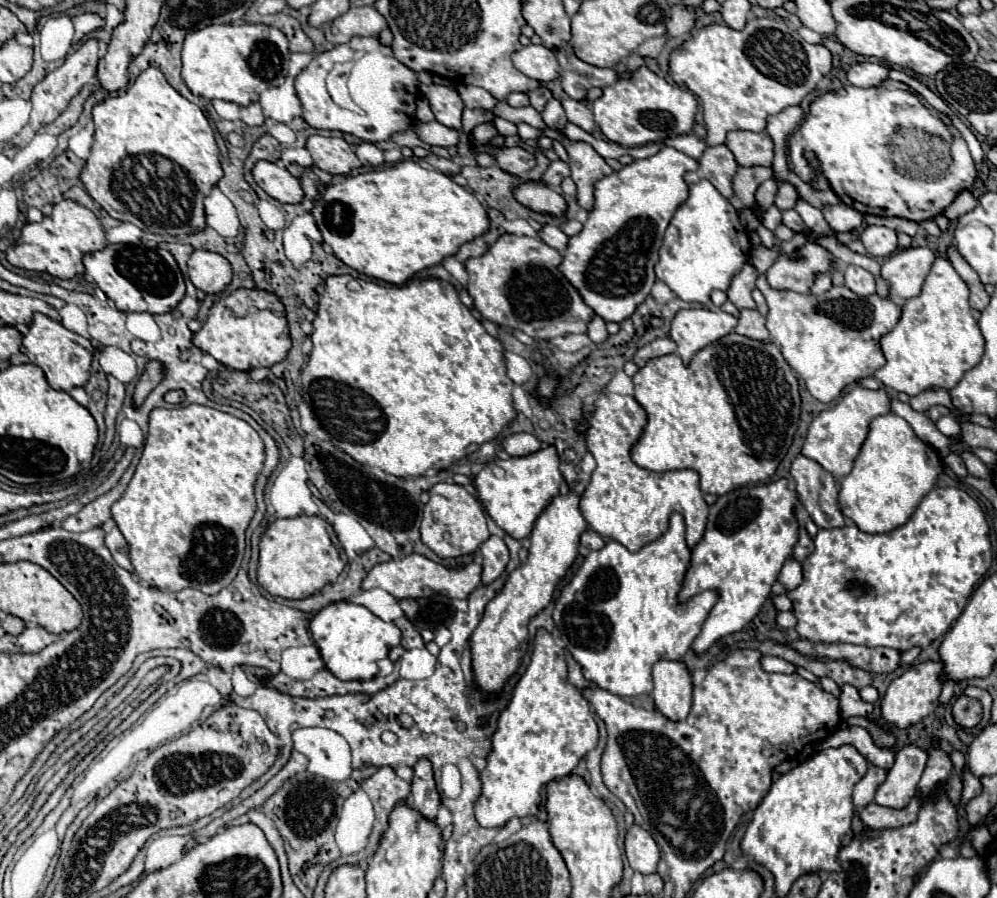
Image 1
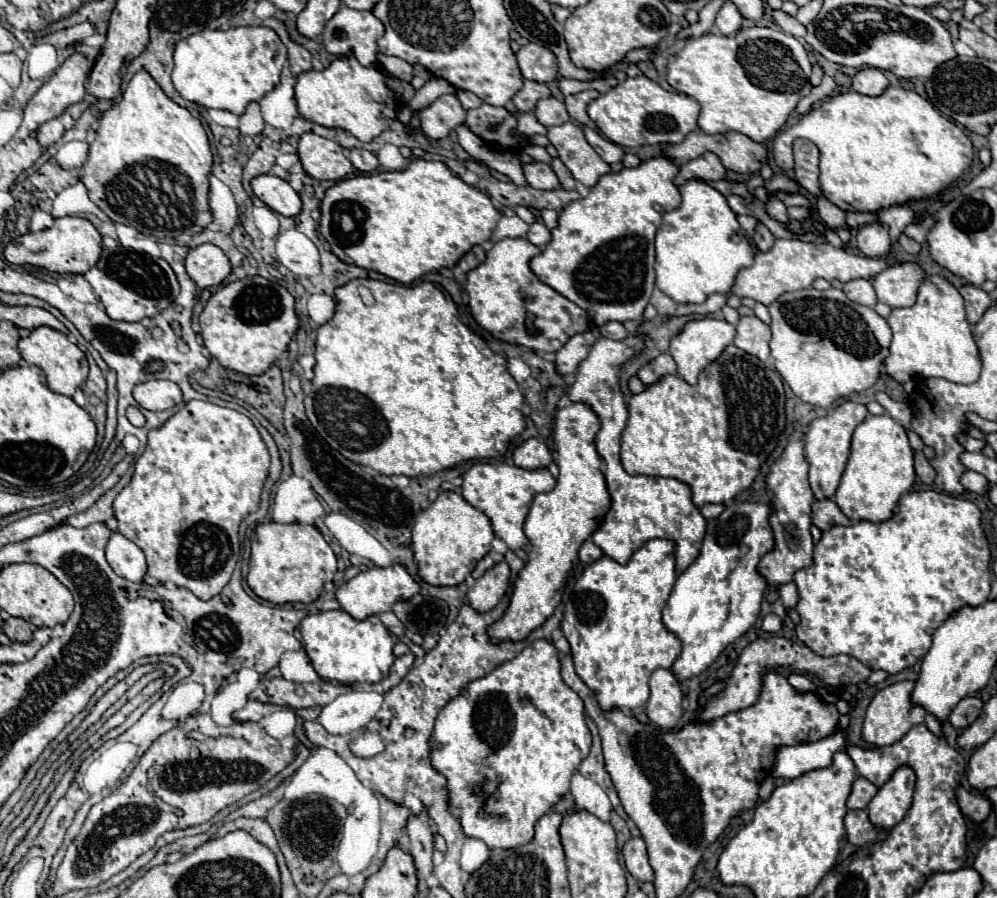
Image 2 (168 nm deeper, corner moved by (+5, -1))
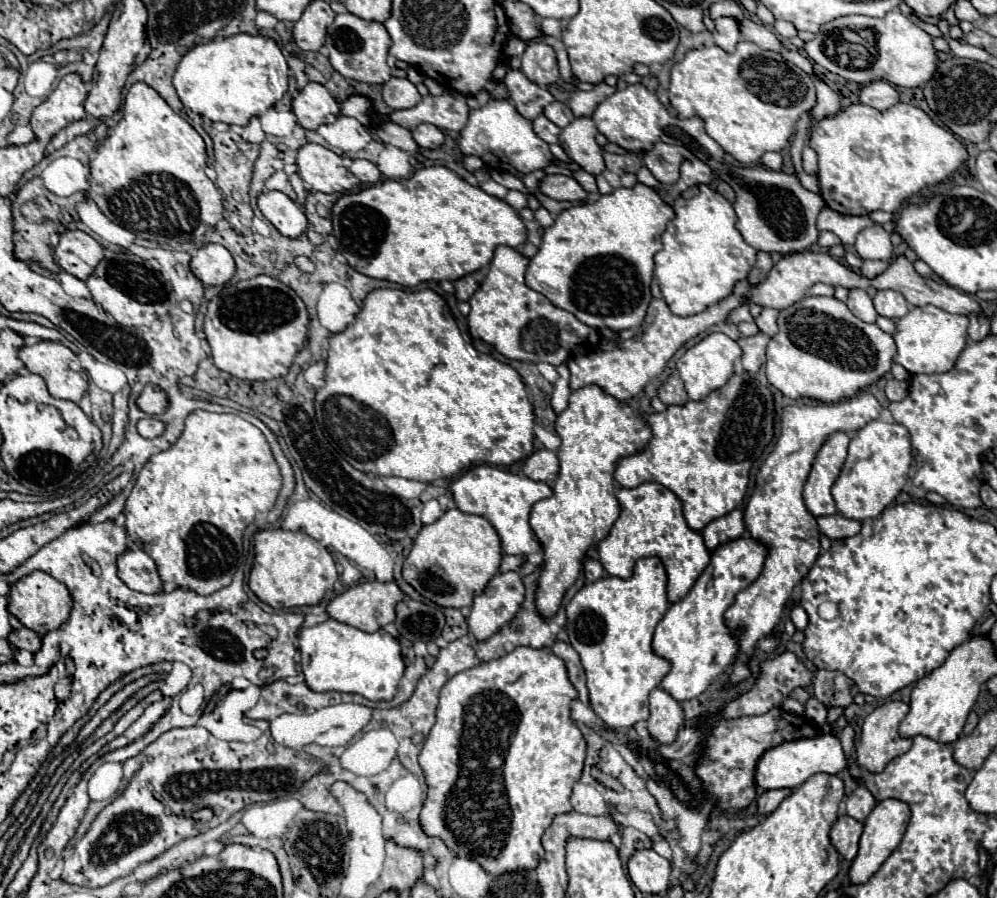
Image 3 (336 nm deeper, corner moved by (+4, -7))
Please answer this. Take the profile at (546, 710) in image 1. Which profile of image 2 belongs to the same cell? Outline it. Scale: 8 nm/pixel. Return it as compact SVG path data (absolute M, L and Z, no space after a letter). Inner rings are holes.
M536 640L532 642L530 646L524 648L524 652L520 652L520 656L516 656L514 660L502 664L500 668L496 668L494 672L490 672L488 676L472 682L464 694L456 696L454 700L450 700L442 712L438 714L436 718L436 728L434 728L434 734L432 734L432 740L440 742L442 748L440 750L432 750L432 766L442 772L448 780L448 792L450 792L450 798L448 798L448 804L452 808L460 808L460 824L462 824L462 830L466 836L470 838L480 838L484 840L490 848L518 848L520 844L528 844L528 840L532 840L534 836L534 824L540 816L544 816L554 802L558 802L570 788L570 778L572 774L578 770L580 762L588 756L590 752L590 744L592 744L592 736L590 736L590 730L586 726L586 716L584 716L584 704L580 700L580 696L568 688L564 684L564 680L560 678L560 658L558 658L558 652L554 648L554 644L550 640Z

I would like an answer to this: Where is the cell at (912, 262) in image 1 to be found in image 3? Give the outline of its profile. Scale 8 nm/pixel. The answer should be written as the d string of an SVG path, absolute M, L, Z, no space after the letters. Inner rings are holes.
M881 290L873 296L873 306L879 316L899 320L909 312L909 306L903 298L903 294L897 294L895 290Z

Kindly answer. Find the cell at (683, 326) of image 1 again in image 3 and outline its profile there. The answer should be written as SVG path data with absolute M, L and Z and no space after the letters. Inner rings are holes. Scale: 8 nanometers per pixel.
M721 332L709 334L699 344L689 348L677 362L677 370L679 370L681 380L685 382L685 390L689 394L689 400L695 400L695 402L703 400L709 392L723 388L727 384L727 380L731 378L731 374L735 370L735 362L741 358L741 354L743 352L741 352L739 344Z

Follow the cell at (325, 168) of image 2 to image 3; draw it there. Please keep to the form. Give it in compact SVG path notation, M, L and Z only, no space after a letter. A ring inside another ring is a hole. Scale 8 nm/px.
M305 144L299 148L297 168L299 176L313 192L343 194L359 184L359 180L343 166L343 158L319 144Z

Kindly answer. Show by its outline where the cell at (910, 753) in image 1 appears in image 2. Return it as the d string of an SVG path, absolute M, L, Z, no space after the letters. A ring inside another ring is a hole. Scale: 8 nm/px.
M902 764L894 770L892 778L878 788L876 796L868 804L868 816L872 824L884 828L886 832L894 828L912 804L916 774L908 764Z

